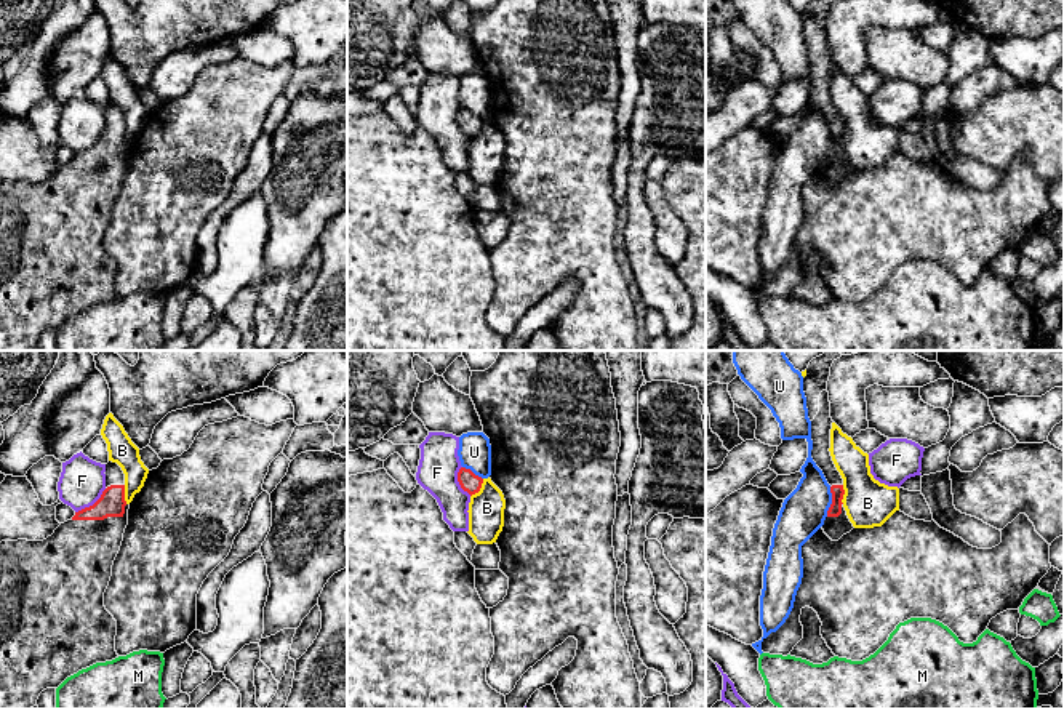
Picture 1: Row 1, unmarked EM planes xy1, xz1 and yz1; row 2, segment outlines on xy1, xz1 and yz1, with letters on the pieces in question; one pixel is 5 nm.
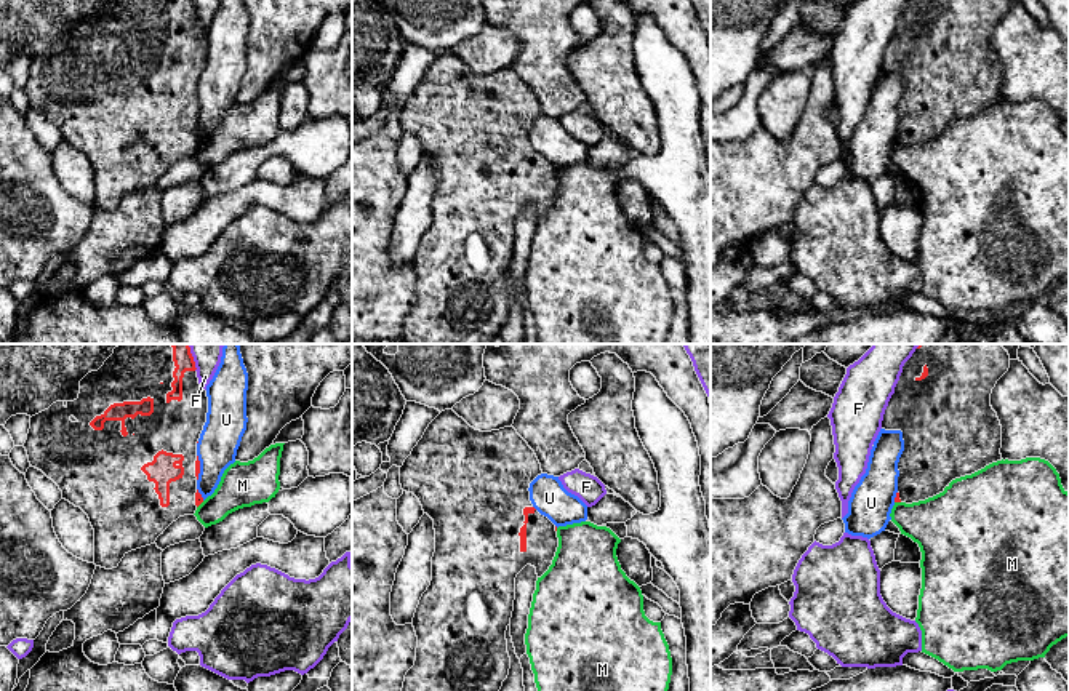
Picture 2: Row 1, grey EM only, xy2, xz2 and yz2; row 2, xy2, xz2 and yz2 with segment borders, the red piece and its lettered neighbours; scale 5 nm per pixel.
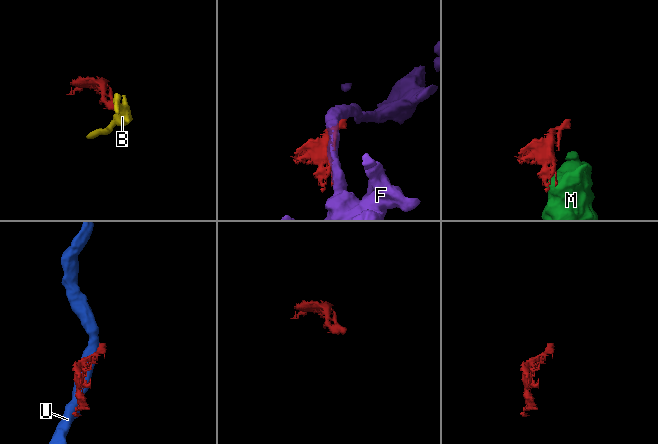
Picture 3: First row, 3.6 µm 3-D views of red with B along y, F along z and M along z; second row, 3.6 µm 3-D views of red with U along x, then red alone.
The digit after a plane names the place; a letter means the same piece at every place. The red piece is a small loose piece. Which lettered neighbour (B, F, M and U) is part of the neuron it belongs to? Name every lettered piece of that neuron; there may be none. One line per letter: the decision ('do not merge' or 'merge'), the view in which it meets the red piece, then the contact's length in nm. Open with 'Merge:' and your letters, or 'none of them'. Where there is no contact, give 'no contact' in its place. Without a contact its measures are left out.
Merge: none of them
B: do not merge | xz1 | 120 nm
F: do not merge | xy1 | 200 nm
M: do not merge | xy2 | 50 nm
U: do not merge | yz1 | 150 nm

